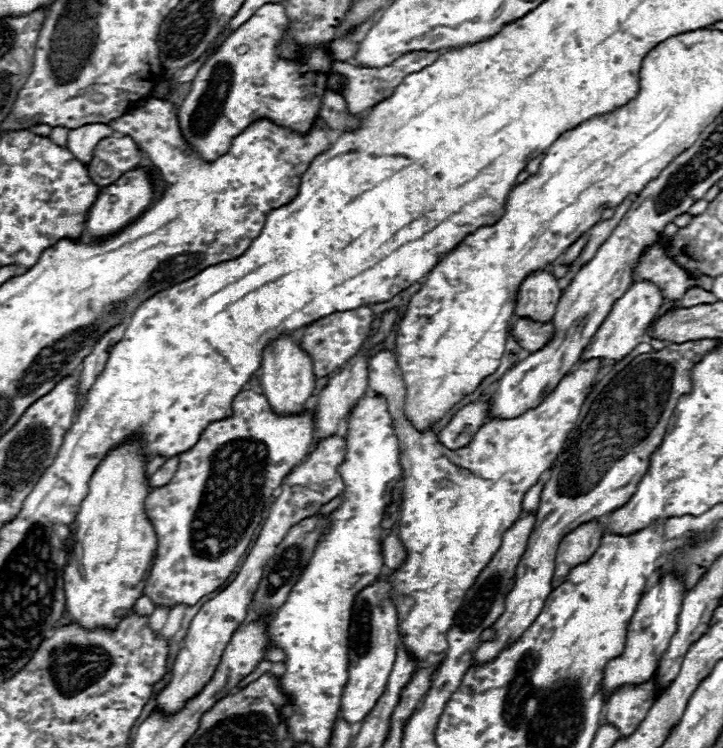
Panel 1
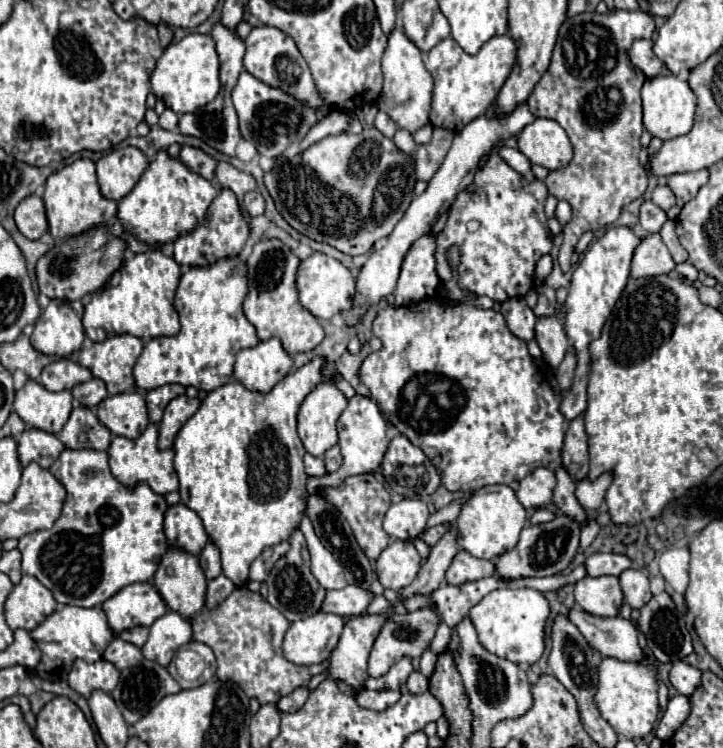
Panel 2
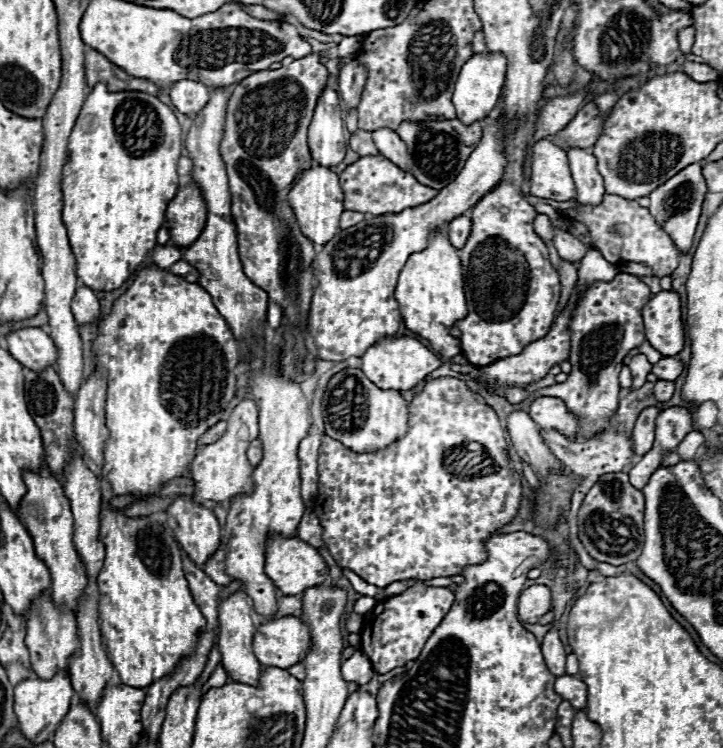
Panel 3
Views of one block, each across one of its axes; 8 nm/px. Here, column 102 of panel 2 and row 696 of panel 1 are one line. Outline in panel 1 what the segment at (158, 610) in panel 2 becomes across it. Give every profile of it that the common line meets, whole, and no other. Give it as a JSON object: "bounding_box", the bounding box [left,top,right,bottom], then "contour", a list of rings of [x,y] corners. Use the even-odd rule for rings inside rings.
{"bounding_box":[602,576,684,700],"contour":[[[664,576],[658,586],[650,588],[642,598],[640,604],[628,624],[628,636],[626,636],[626,648],[620,656],[612,658],[604,666],[604,676],[602,676],[602,690],[604,690],[604,700],[610,698],[612,692],[616,692],[620,686],[626,684],[642,684],[648,682],[658,664],[660,656],[664,654],[664,648],[668,646],[668,640],[672,638],[672,632],[676,632],[676,618],[682,610],[682,600],[684,600],[684,590],[682,582],[674,576]]]}

